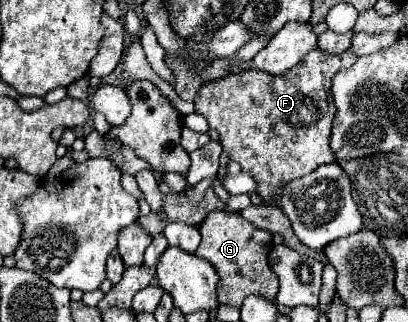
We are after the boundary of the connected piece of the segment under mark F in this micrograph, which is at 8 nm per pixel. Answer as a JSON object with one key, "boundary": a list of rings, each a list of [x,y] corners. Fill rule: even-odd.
{"boundary":[[[319,49],[311,51],[301,65],[295,65],[289,73],[273,77],[263,71],[243,71],[241,75],[227,75],[219,81],[205,83],[195,97],[195,113],[203,115],[211,129],[219,131],[221,145],[229,153],[229,159],[241,165],[241,171],[247,171],[257,183],[257,195],[265,205],[277,207],[277,193],[289,185],[289,181],[301,179],[319,165],[335,161],[335,155],[329,147],[331,121],[335,117],[335,105],[331,97],[331,81],[337,71],[351,67],[357,57],[347,49],[341,55],[329,55]]]}

